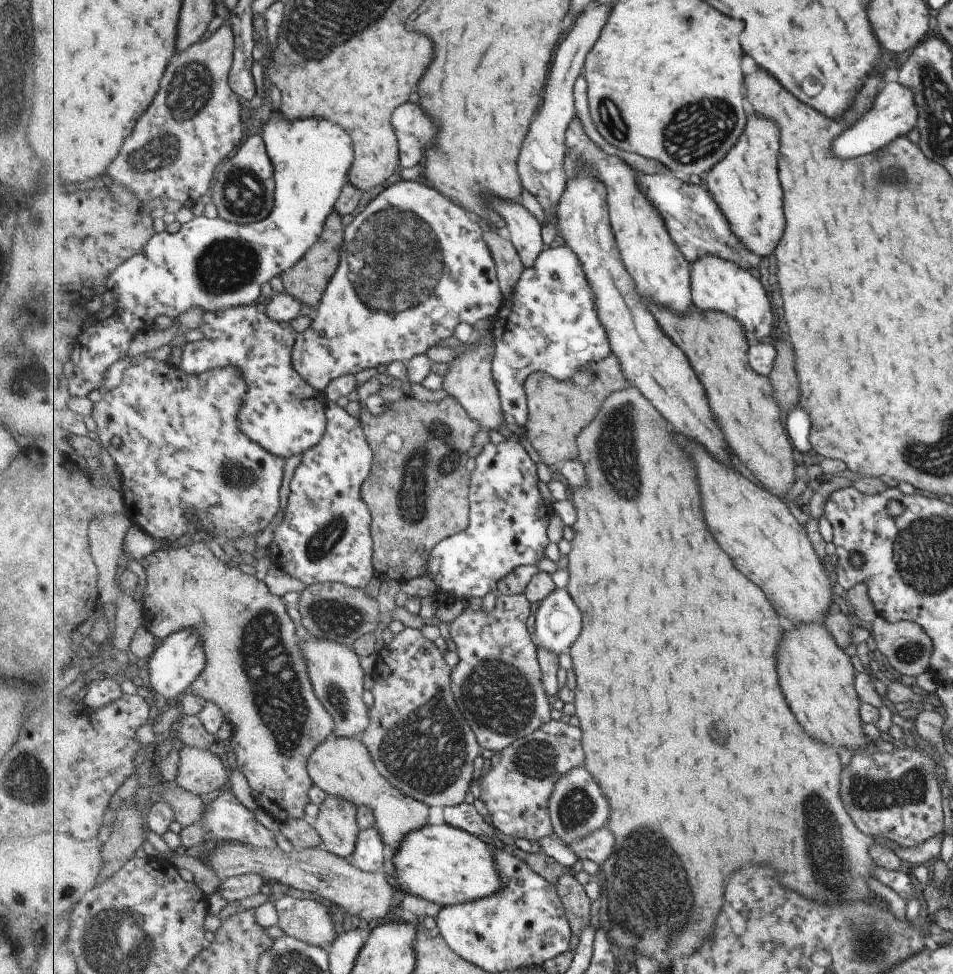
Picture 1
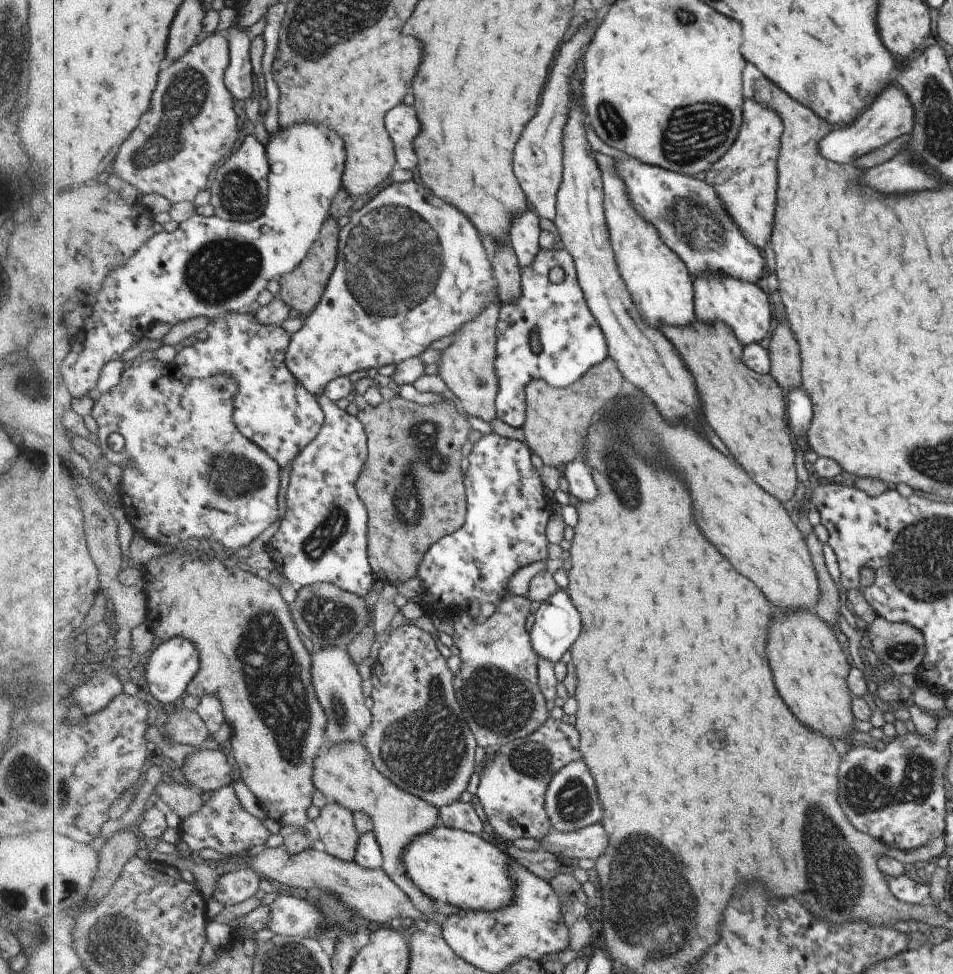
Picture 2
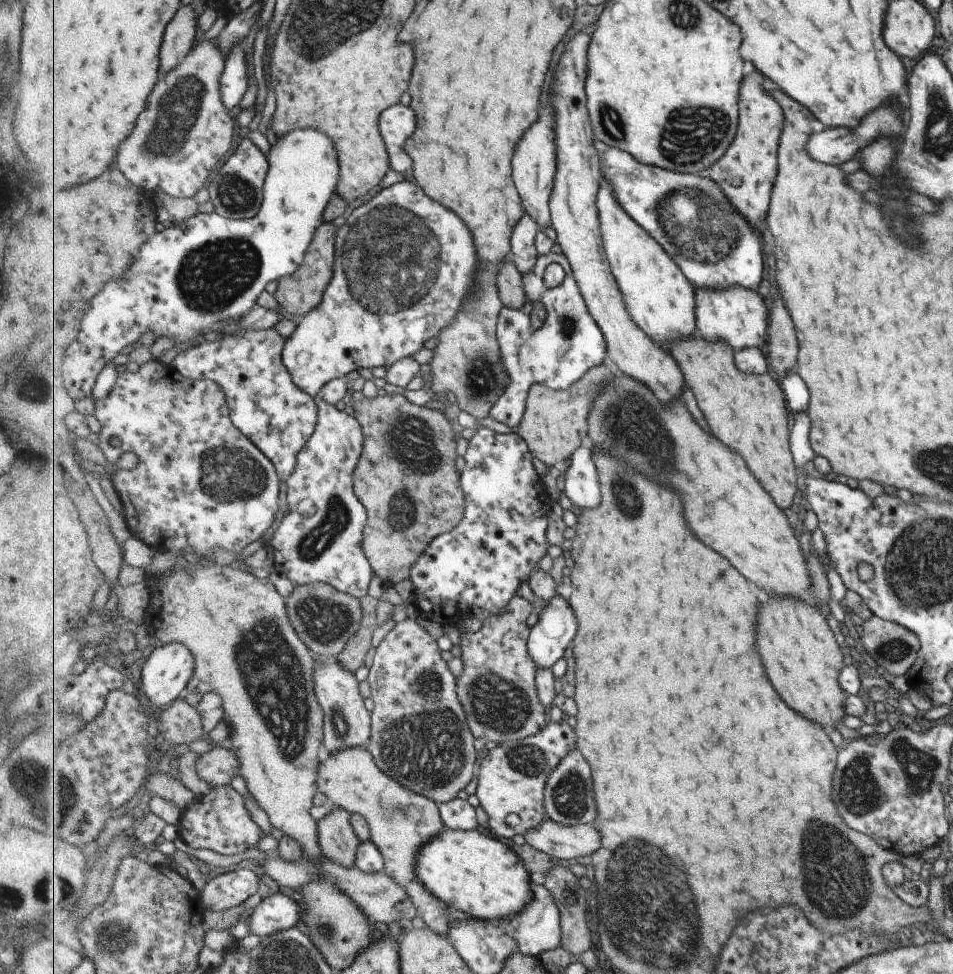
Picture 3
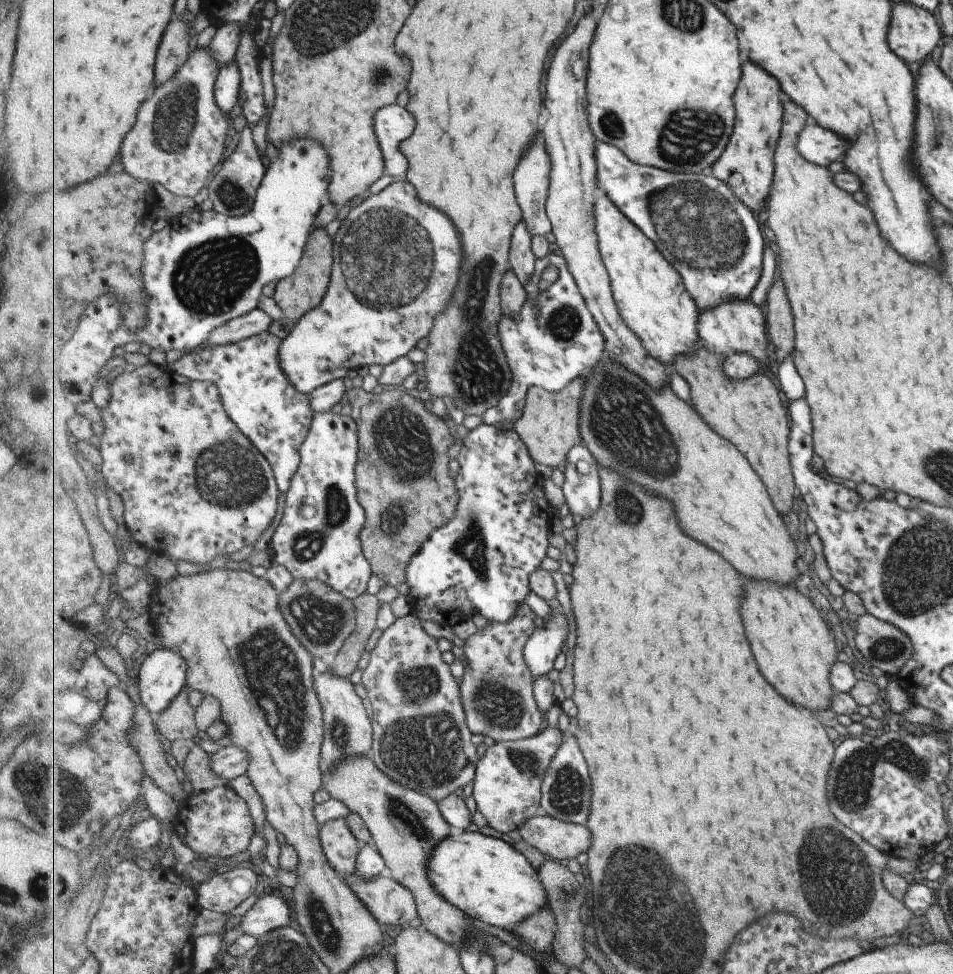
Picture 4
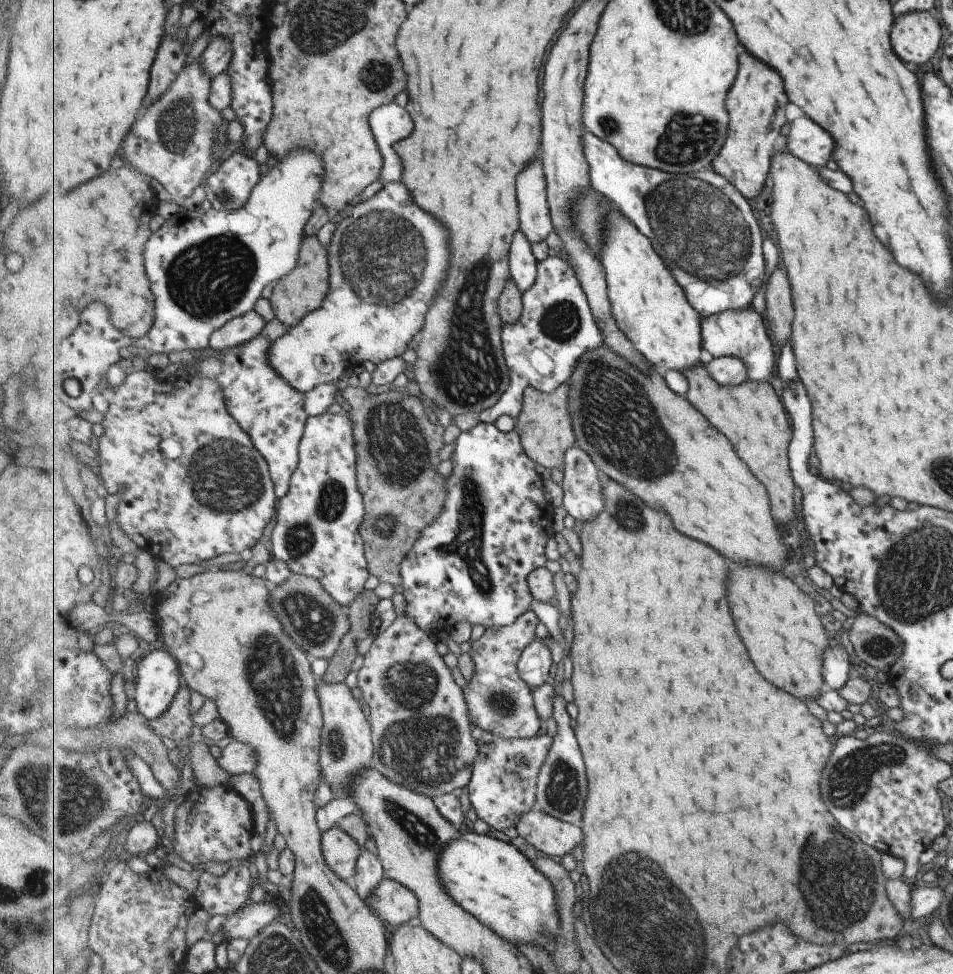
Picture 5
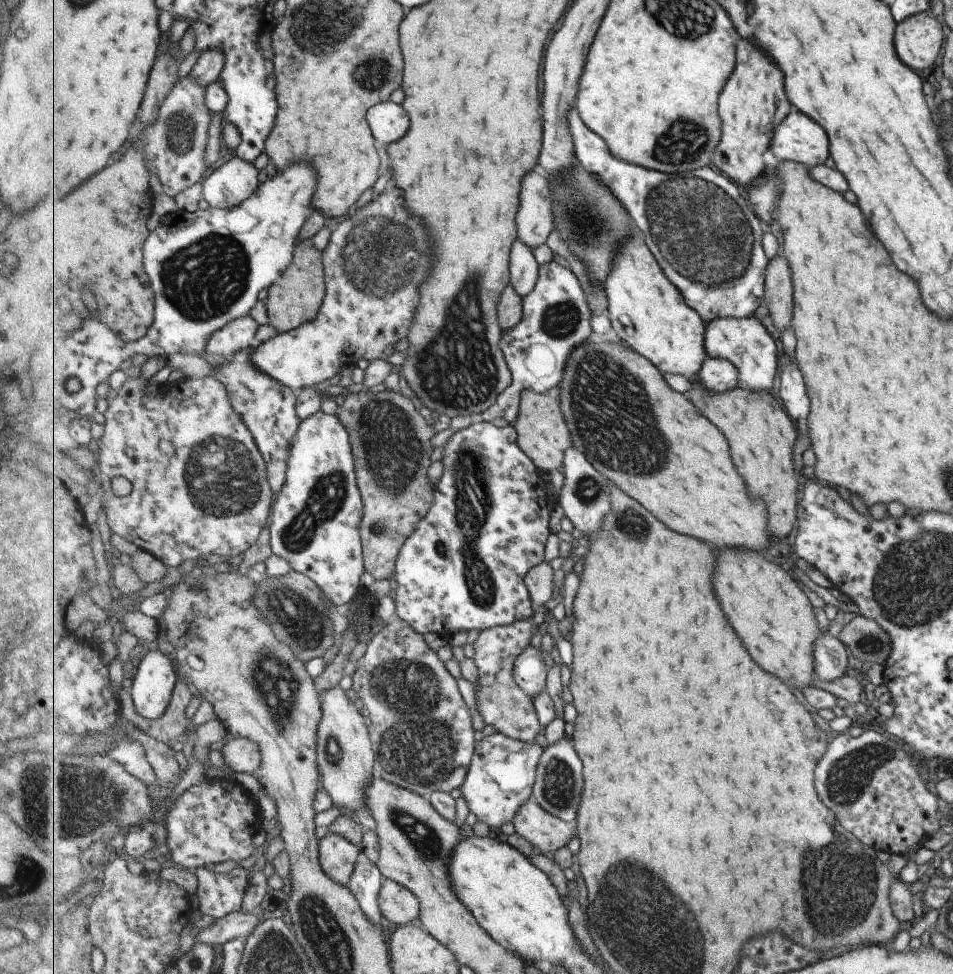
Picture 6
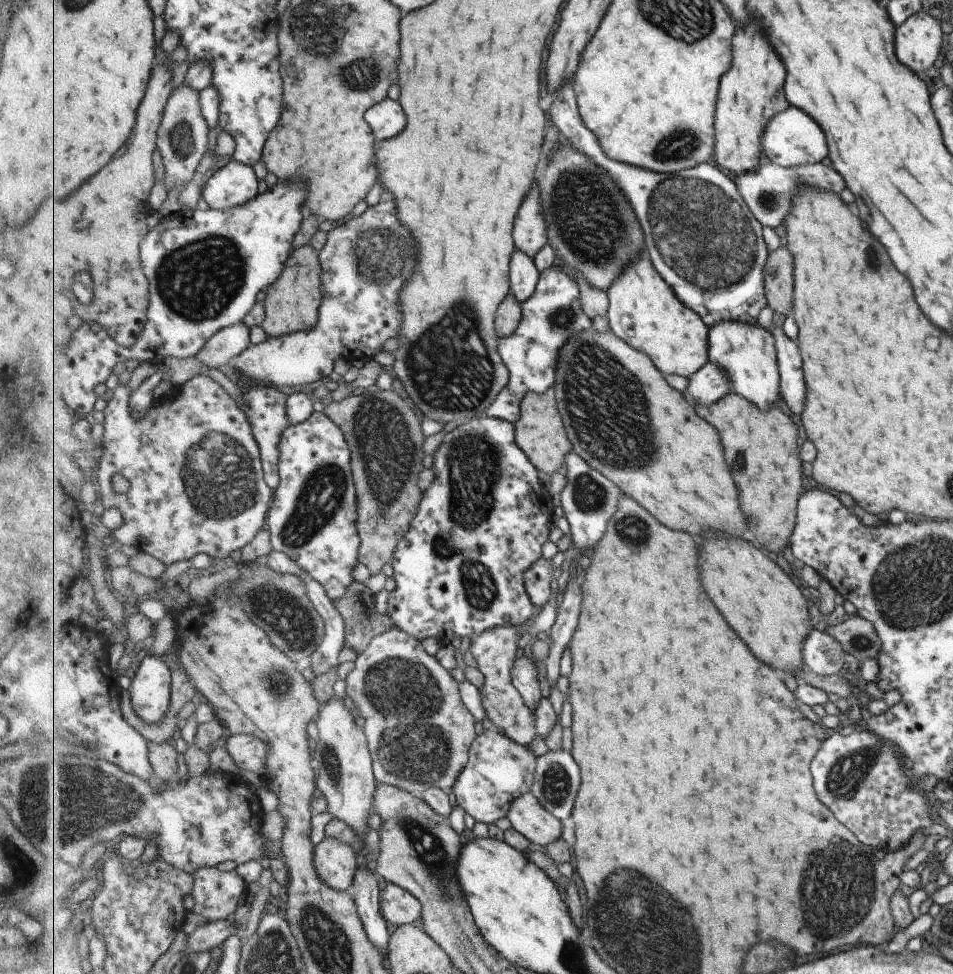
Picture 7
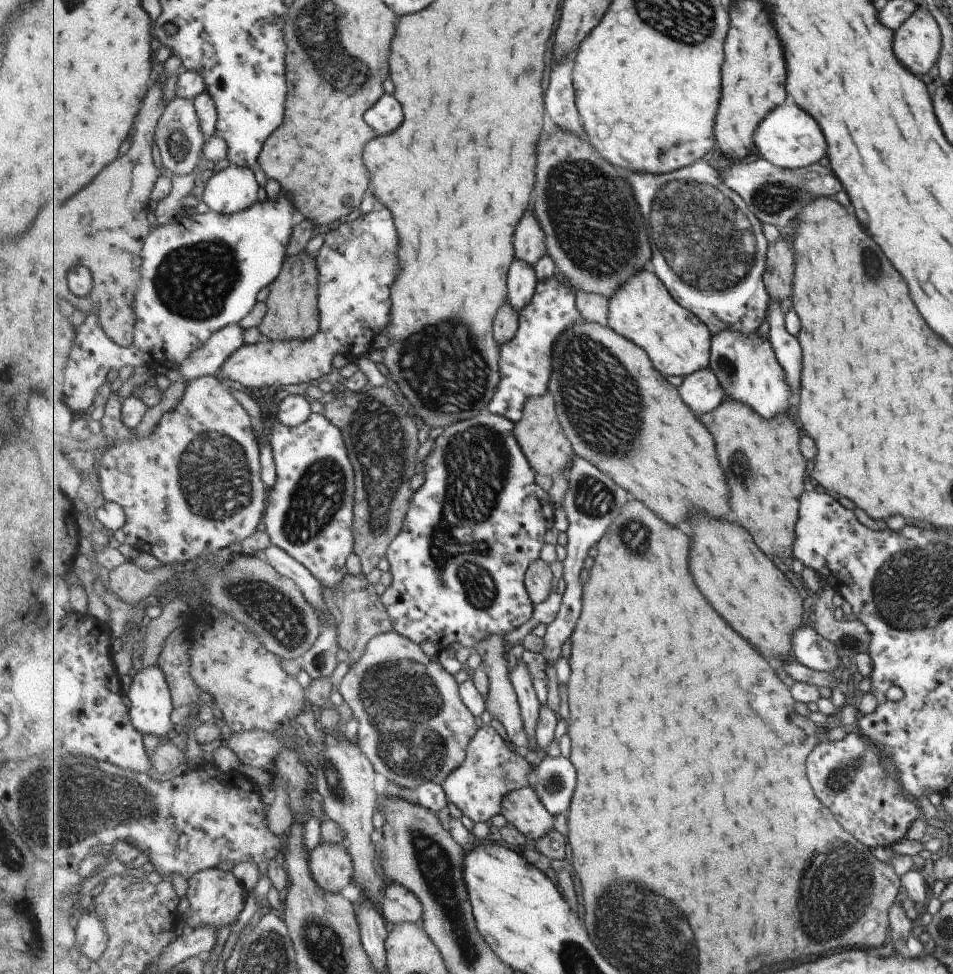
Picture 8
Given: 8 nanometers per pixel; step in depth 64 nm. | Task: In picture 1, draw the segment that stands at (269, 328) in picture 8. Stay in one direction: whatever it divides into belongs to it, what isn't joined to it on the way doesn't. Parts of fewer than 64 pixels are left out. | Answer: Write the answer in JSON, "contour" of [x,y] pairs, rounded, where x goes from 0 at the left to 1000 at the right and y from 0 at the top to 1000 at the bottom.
{"contour":[[[354,216],[349,217],[346,226],[342,228],[342,235],[338,243],[329,251],[328,255],[313,271],[295,282],[298,291],[298,300],[305,302],[307,306],[316,308],[320,314],[332,316],[342,304],[343,294],[355,279],[356,270],[359,268],[359,255],[363,247],[364,232],[360,232],[360,221]]]}

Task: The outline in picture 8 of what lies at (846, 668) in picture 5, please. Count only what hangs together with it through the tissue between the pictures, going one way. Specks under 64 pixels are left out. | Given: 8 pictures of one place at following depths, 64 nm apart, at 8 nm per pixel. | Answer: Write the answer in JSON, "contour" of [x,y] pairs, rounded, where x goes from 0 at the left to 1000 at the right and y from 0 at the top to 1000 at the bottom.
{"contour":[[[847,640],[834,647],[830,653],[835,677],[855,690],[873,690],[878,686],[881,675],[876,671],[876,661],[859,653]]]}

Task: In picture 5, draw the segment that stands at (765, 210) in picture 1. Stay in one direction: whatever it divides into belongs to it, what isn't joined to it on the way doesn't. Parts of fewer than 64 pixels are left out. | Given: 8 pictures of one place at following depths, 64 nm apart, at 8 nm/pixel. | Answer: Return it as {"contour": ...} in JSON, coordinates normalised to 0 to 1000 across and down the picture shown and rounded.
{"contour":[[[786,53],[778,55],[775,62],[780,70],[775,71],[773,84],[763,97],[763,113],[767,115],[766,137],[748,172],[789,206],[801,195],[805,182],[809,180],[809,158],[817,138],[822,138],[826,129],[828,99],[824,97],[824,84],[815,72],[788,57]]]}

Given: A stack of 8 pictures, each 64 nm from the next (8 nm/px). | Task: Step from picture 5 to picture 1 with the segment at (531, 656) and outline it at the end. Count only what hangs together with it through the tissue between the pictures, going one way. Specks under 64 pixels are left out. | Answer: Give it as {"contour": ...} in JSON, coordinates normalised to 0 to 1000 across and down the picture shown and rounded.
{"contour":[[[584,605],[560,624],[563,662],[578,667],[580,671],[595,669],[610,651],[612,632],[597,608]]]}

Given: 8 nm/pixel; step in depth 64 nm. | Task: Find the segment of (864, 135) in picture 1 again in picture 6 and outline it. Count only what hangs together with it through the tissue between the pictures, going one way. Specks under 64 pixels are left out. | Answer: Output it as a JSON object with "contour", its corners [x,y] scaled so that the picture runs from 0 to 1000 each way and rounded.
{"contour":[[[832,115],[817,127],[808,152],[816,166],[841,166],[847,171],[868,164],[866,136],[845,117]]]}

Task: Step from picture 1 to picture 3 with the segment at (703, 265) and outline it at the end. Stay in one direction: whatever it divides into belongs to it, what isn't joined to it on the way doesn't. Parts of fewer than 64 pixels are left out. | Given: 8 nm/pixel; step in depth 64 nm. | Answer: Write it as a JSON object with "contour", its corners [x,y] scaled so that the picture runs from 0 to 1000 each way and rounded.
{"contour":[[[767,294],[754,298],[730,296],[730,310],[731,341],[735,345],[740,345],[744,351],[763,351],[772,360],[788,356],[801,357],[803,351],[806,351],[808,319],[803,314],[806,308],[793,297],[782,296],[782,294]]]}

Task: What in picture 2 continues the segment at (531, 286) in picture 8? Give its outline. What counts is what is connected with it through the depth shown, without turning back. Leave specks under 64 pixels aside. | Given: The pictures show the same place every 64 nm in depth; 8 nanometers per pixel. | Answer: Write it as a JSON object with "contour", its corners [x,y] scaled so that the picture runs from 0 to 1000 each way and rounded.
{"contour":[[[553,216],[536,228],[534,249],[540,255],[548,275],[556,274],[568,259],[566,242],[568,234],[561,217]]]}

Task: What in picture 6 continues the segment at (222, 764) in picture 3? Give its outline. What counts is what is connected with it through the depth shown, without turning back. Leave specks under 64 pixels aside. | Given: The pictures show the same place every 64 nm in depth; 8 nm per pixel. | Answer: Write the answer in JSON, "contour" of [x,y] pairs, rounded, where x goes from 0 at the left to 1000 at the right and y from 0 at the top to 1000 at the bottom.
{"contour":[[[244,758],[234,766],[236,782],[244,793],[258,793],[269,797],[274,786],[274,768],[270,762],[259,758]]]}

